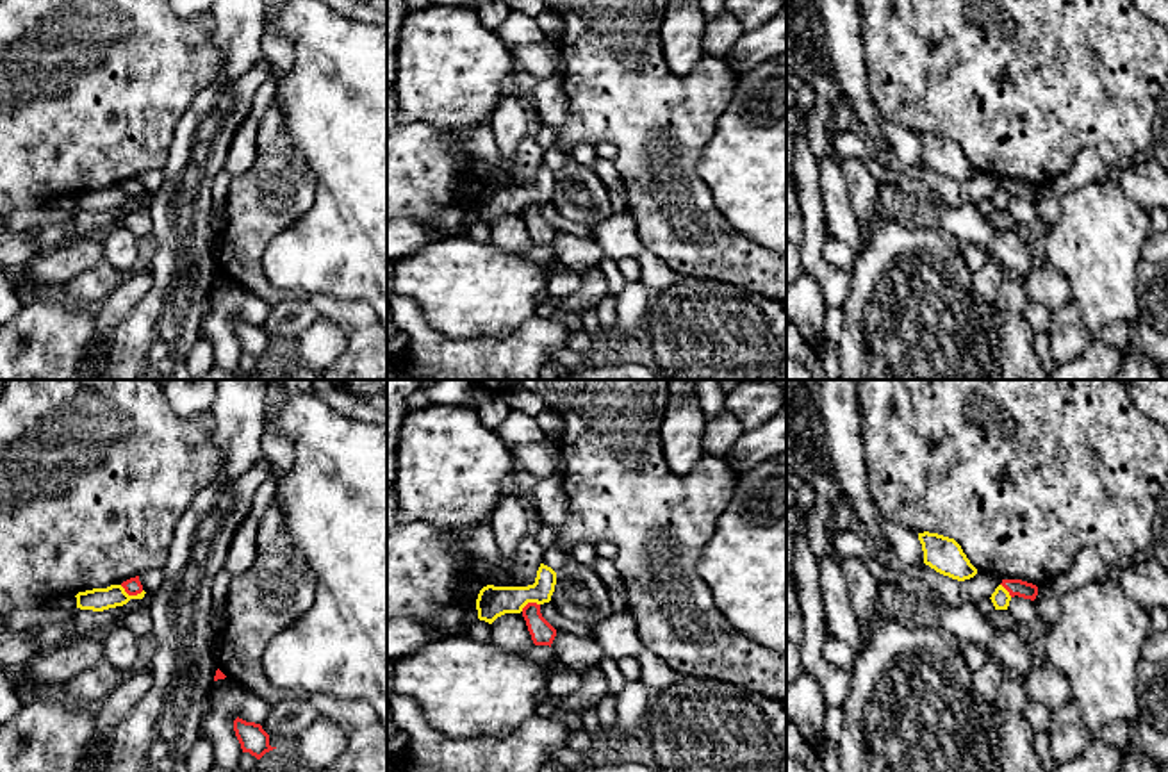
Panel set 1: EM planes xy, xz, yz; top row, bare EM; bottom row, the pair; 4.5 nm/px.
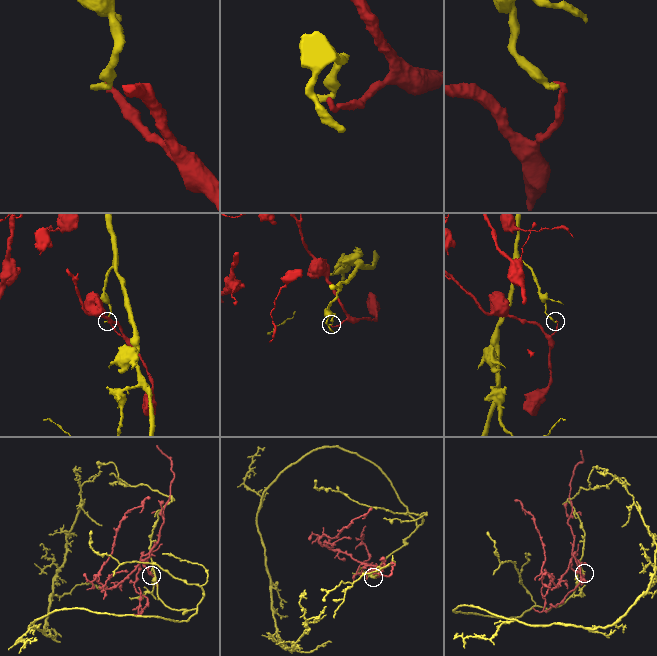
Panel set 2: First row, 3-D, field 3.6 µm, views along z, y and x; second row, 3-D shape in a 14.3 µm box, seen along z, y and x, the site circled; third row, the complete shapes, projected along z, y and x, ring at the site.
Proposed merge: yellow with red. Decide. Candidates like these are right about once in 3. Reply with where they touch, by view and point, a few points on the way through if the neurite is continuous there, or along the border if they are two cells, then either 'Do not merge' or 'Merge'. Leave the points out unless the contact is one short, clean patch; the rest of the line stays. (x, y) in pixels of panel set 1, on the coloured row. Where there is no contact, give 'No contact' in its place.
Touches yellow at xy (132, 596). Boundary: xy (120, 585), (129, 594), (143, 591). Do not merge

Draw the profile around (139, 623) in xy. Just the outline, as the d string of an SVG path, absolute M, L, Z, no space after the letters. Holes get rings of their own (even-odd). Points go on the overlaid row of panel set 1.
M134 610L127 613L123 624L143 644L148 644L148 640L152 638L153 620L148 610Z

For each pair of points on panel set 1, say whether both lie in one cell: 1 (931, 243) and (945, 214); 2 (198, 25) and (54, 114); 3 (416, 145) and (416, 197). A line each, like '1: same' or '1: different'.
1: different
2: same
3: same

